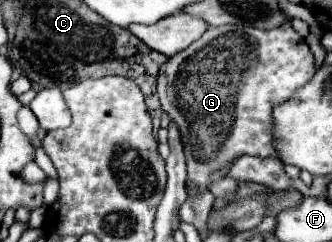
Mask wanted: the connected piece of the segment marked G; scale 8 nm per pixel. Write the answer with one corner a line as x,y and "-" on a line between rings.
290,21
270,31
254,31
252,35
228,37
222,43
228,51
220,51
220,35
210,35
208,29
160,67
158,95
162,109
180,129
188,167
186,191
190,197
204,193
210,183
226,177
234,159
242,155
278,157
272,135
272,111
278,103
286,103
316,73
314,55
306,39
294,31

